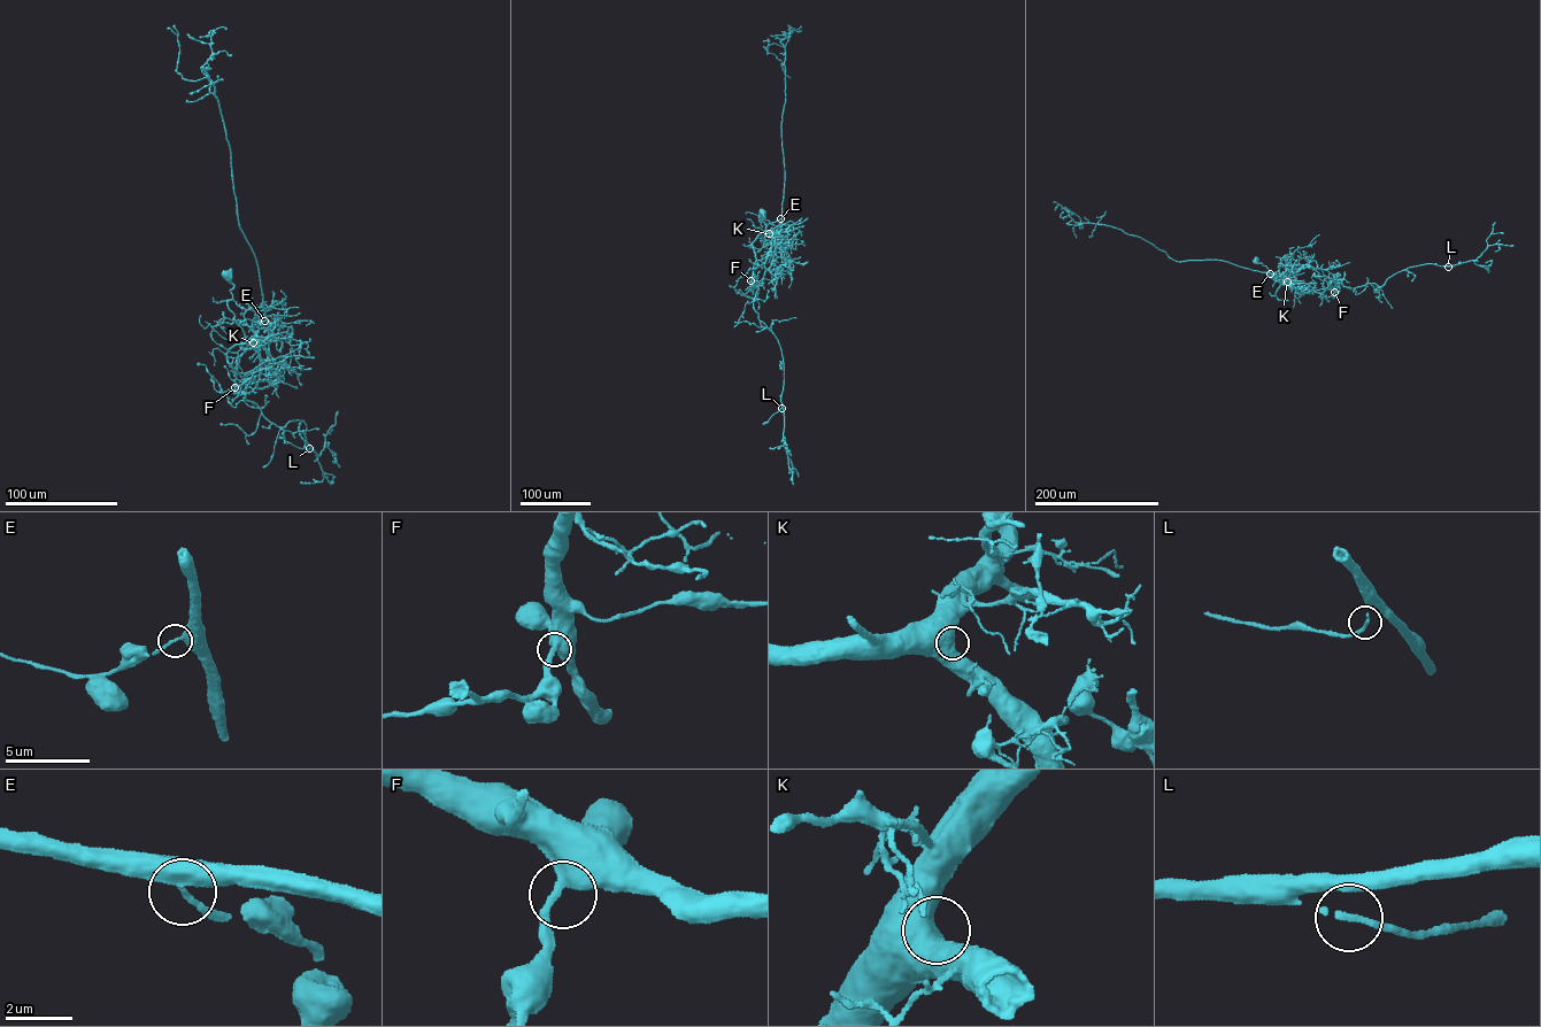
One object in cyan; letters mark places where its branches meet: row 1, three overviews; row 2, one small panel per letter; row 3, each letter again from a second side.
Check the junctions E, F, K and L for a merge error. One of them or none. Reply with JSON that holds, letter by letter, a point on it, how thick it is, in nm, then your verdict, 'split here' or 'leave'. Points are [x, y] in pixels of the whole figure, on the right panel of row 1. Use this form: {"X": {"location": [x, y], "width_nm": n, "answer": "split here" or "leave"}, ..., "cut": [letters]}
{"E": {"location": [1270, 273], "width_nm": 280, "answer": "leave"}, "F": {"location": [1334, 292], "width_nm": 440, "answer": "leave"}, "K": {"location": [1287, 282], "width_nm": 850, "answer": "leave"}, "L": {"location": [1448, 267], "width_nm": 200, "answer": "leave"}, "cut": []}

